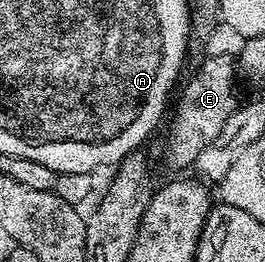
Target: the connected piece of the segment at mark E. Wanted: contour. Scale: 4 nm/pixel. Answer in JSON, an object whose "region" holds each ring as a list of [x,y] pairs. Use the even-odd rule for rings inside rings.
{"region":[[[212,55],[192,75],[192,80],[184,87],[180,100],[176,103],[176,112],[172,115],[172,132],[168,135],[168,167],[172,173],[180,173],[183,167],[191,168],[198,153],[222,133],[222,125],[230,113],[238,106],[236,99],[236,79],[238,67],[228,55]]]}

